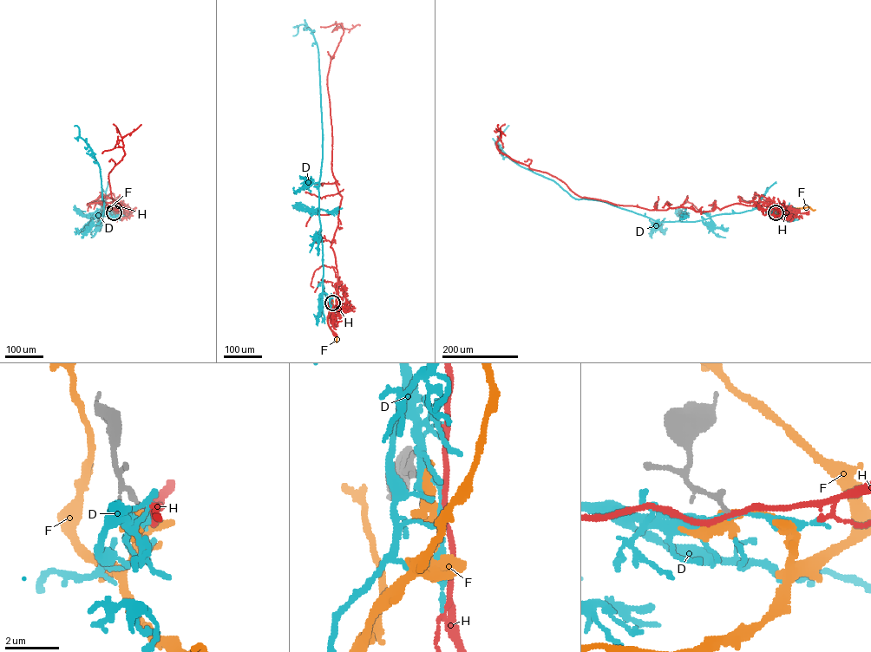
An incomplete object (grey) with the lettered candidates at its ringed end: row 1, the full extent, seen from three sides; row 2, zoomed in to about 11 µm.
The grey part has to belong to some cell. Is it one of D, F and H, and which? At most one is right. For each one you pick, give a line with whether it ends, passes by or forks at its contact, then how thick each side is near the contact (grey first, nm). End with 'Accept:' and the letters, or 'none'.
Accept: none

